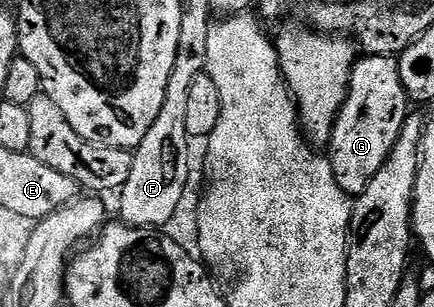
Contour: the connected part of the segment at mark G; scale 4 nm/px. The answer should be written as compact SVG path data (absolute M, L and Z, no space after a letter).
M361 55L356 61L348 83L348 97L340 108L326 158L334 170L338 186L350 198L360 196L370 186L374 174L382 170L402 126L410 114L410 101L402 86L400 61L394 56Z

